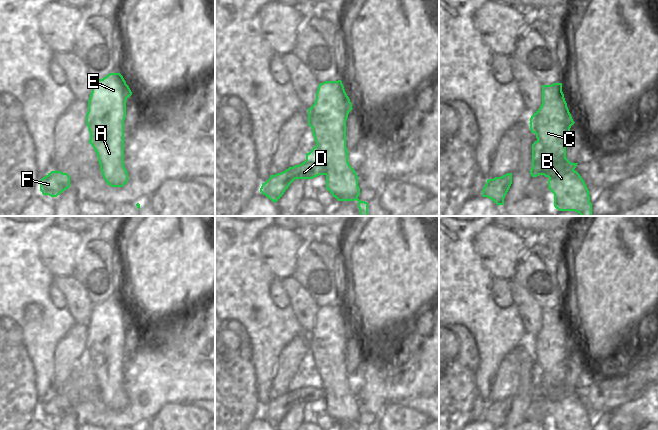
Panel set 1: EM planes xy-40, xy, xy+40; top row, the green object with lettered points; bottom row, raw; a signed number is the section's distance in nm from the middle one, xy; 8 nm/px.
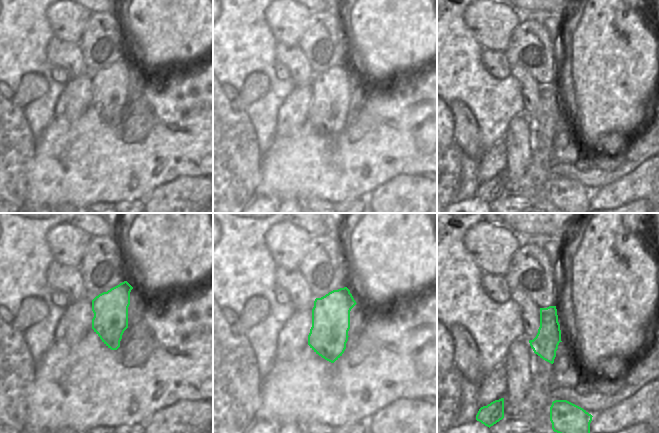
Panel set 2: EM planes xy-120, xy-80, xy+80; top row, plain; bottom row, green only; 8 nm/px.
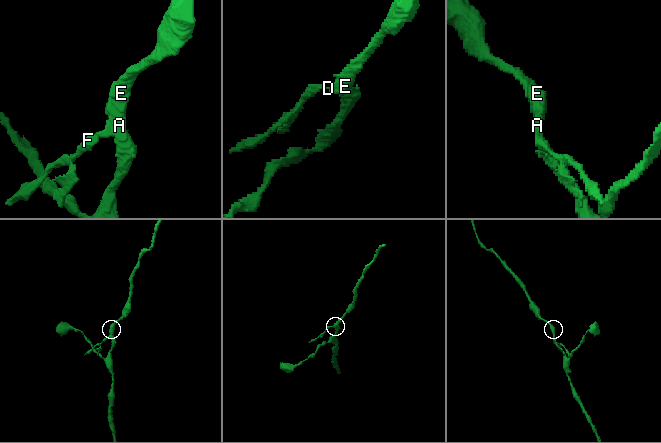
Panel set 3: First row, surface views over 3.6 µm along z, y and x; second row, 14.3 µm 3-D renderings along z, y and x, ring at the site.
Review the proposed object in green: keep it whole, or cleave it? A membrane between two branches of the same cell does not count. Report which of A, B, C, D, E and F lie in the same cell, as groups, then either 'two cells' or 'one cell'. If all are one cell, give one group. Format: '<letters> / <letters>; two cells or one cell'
A B C E / D F; two cells

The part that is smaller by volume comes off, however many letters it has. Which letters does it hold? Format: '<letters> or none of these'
D, F

